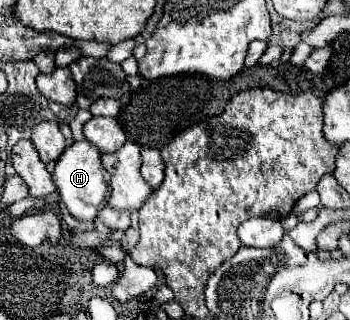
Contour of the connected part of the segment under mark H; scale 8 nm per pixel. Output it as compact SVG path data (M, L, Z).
M88 140L74 142L72 146L68 146L64 150L64 154L56 162L52 180L58 186L60 200L68 206L70 214L76 220L94 220L98 210L106 204L108 194L110 194L110 174L102 166L100 150L92 142L88 142Z

